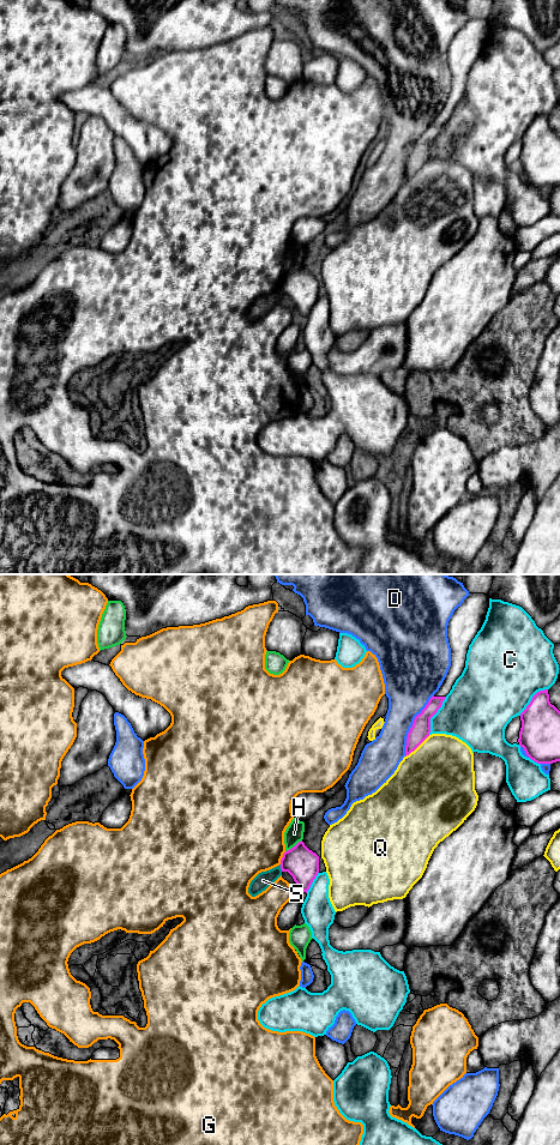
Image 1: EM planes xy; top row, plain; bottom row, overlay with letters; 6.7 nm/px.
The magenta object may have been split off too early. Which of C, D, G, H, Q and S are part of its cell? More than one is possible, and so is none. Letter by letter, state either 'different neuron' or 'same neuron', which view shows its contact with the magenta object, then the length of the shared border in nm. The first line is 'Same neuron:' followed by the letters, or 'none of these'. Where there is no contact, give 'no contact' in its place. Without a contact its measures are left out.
Same neuron: none of these
C: different neuron | xy | 280 nm
D: different neuron | xy | 460 nm
G: different neuron | xy | 100 nm
H: different neuron | xy | 140 nm
Q: different neuron | xy | 220 nm
S: different neuron | xy | 50 nm

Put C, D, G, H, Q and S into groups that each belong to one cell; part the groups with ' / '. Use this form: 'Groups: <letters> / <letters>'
Groups: C S / D / G / H / Q

